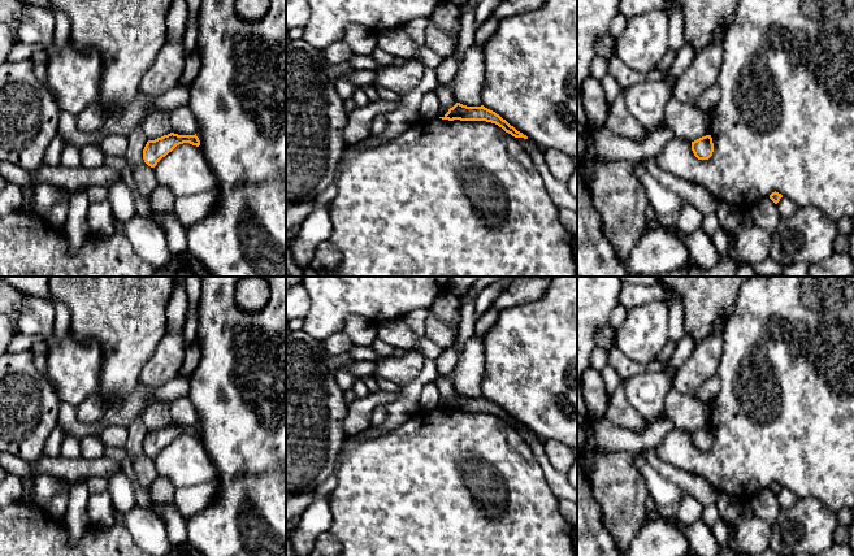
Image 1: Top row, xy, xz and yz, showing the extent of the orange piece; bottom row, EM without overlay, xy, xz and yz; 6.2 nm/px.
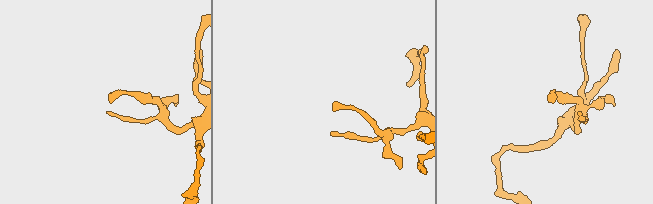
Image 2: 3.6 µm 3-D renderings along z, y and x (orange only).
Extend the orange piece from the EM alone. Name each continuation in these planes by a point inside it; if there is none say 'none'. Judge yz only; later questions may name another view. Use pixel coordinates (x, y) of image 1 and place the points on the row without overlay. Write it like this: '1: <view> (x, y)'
none

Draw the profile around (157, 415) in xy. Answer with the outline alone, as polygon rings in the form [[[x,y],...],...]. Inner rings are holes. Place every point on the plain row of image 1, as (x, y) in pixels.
[[[165,401],[152,403],[143,412],[142,420],[148,431],[170,425],[170,404]]]

